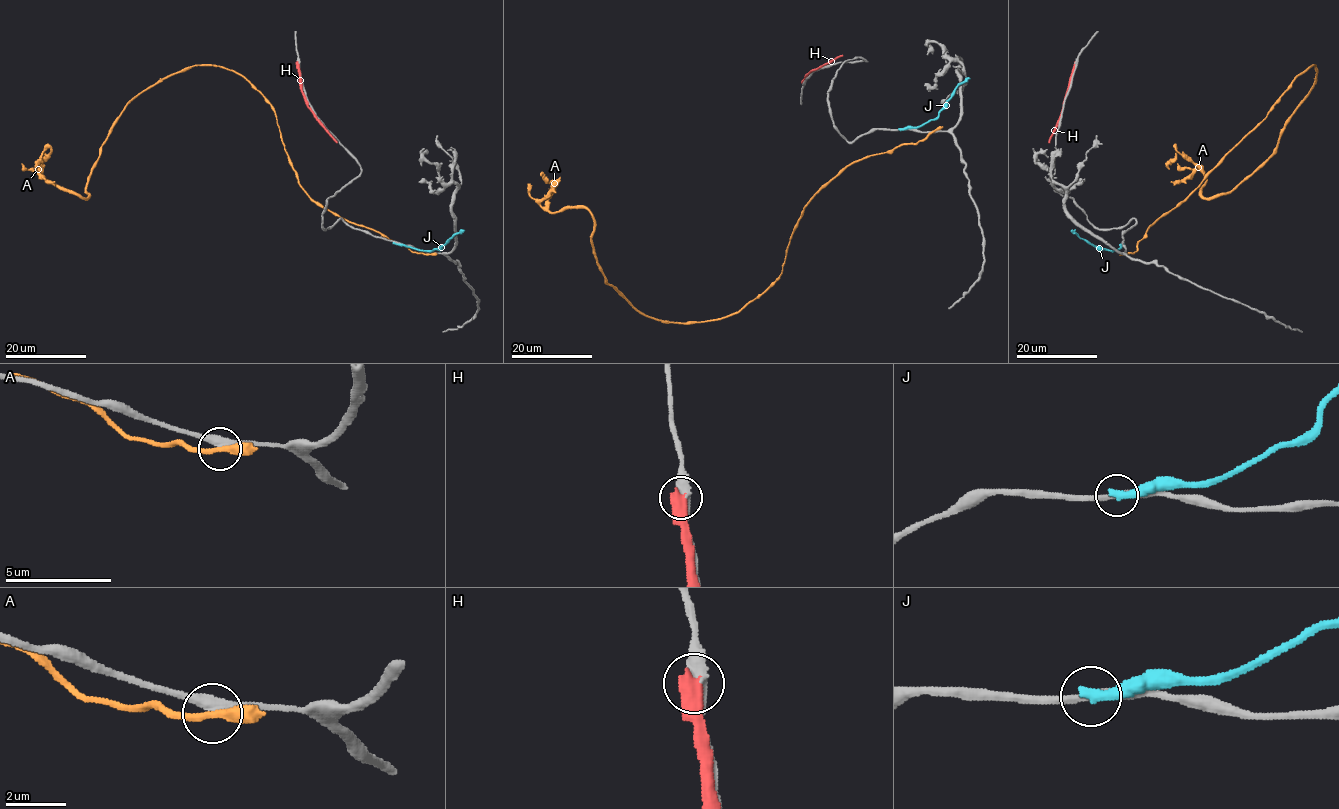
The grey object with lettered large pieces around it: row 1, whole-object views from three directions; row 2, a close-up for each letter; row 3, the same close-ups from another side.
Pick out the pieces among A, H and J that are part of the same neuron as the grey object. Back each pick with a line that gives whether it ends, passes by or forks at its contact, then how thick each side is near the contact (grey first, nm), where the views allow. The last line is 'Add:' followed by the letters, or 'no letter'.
Add: no letter

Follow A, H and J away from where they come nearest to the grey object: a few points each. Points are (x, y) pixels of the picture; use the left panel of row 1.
A: (430, 254), (319, 206), (272, 107), (214, 65), (127, 104), (86, 198), (43, 176), (49, 147), (35, 169)
H: (298, 63), (307, 107), (337, 142)
J: (394, 242), (429, 250), (440, 248), (464, 231)

